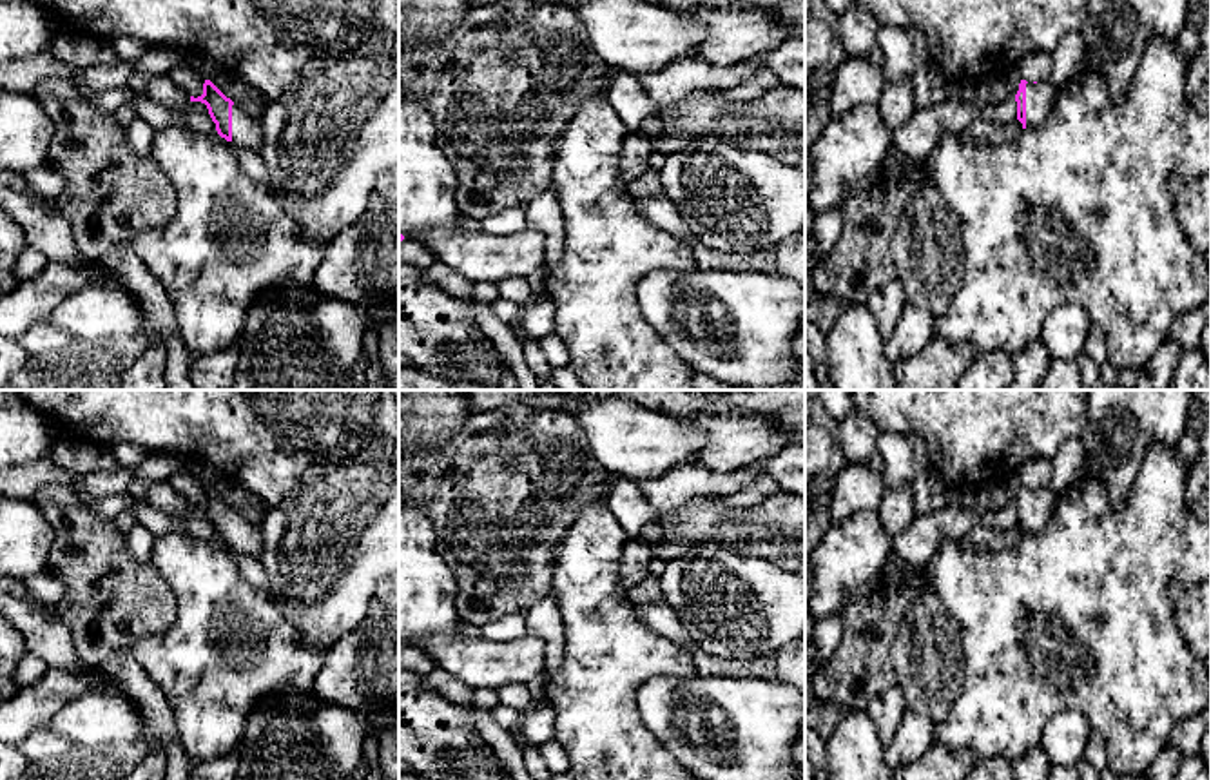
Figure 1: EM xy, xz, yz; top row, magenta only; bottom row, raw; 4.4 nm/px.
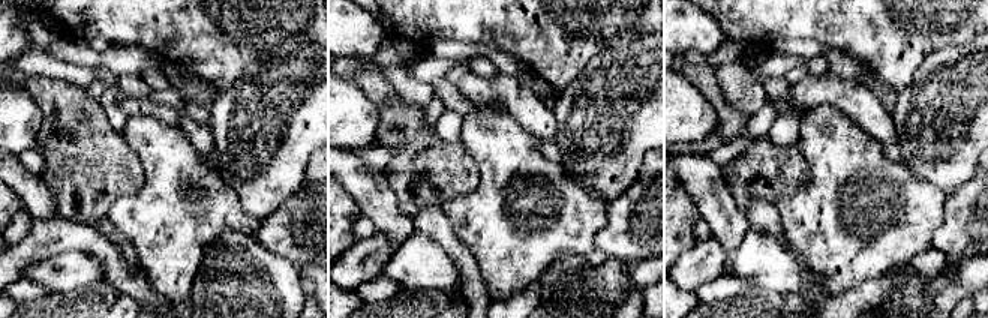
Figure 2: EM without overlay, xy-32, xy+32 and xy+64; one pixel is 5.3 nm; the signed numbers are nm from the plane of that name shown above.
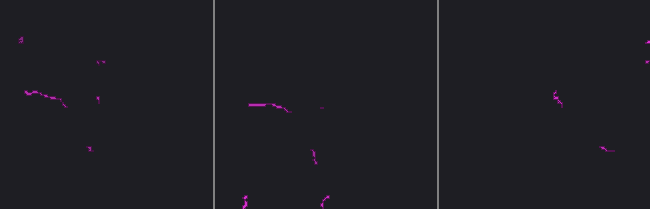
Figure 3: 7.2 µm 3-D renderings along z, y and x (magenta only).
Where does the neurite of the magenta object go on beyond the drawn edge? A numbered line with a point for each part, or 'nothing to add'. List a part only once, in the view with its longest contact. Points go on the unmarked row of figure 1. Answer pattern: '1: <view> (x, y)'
1: yz (1039, 503)

